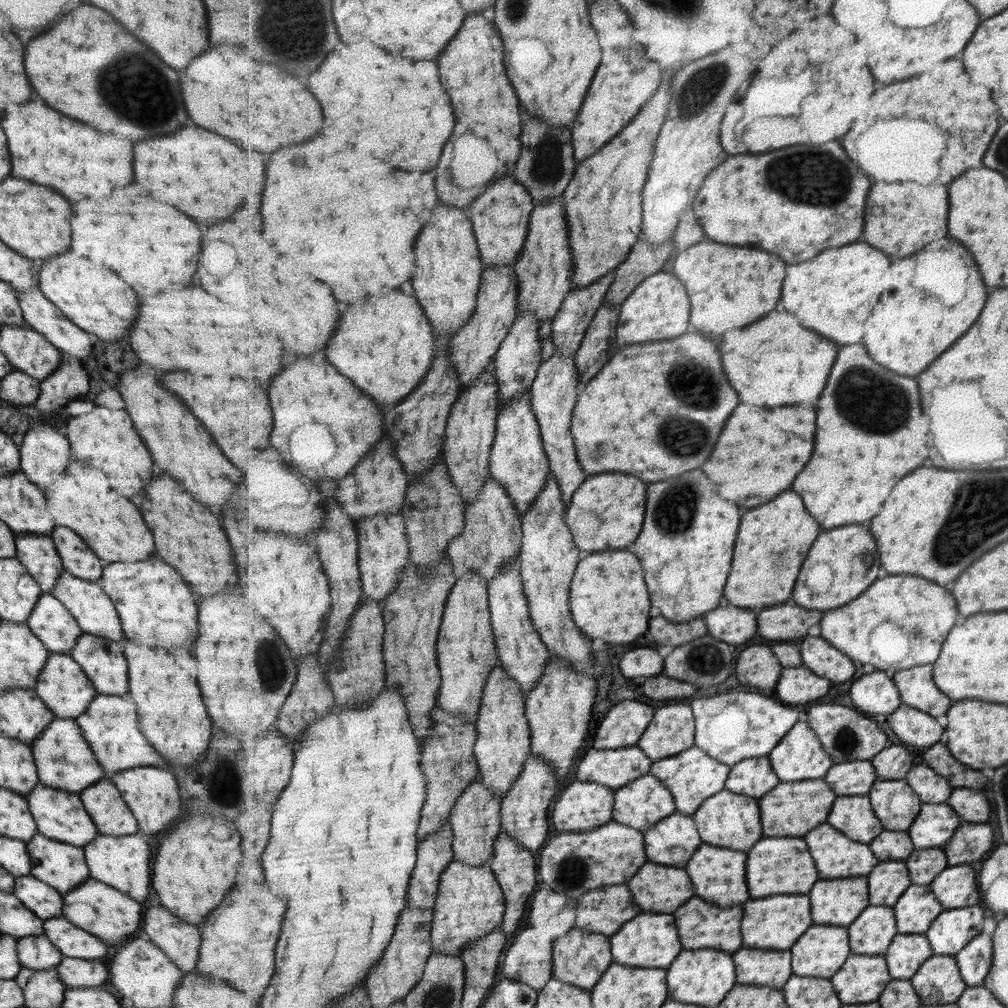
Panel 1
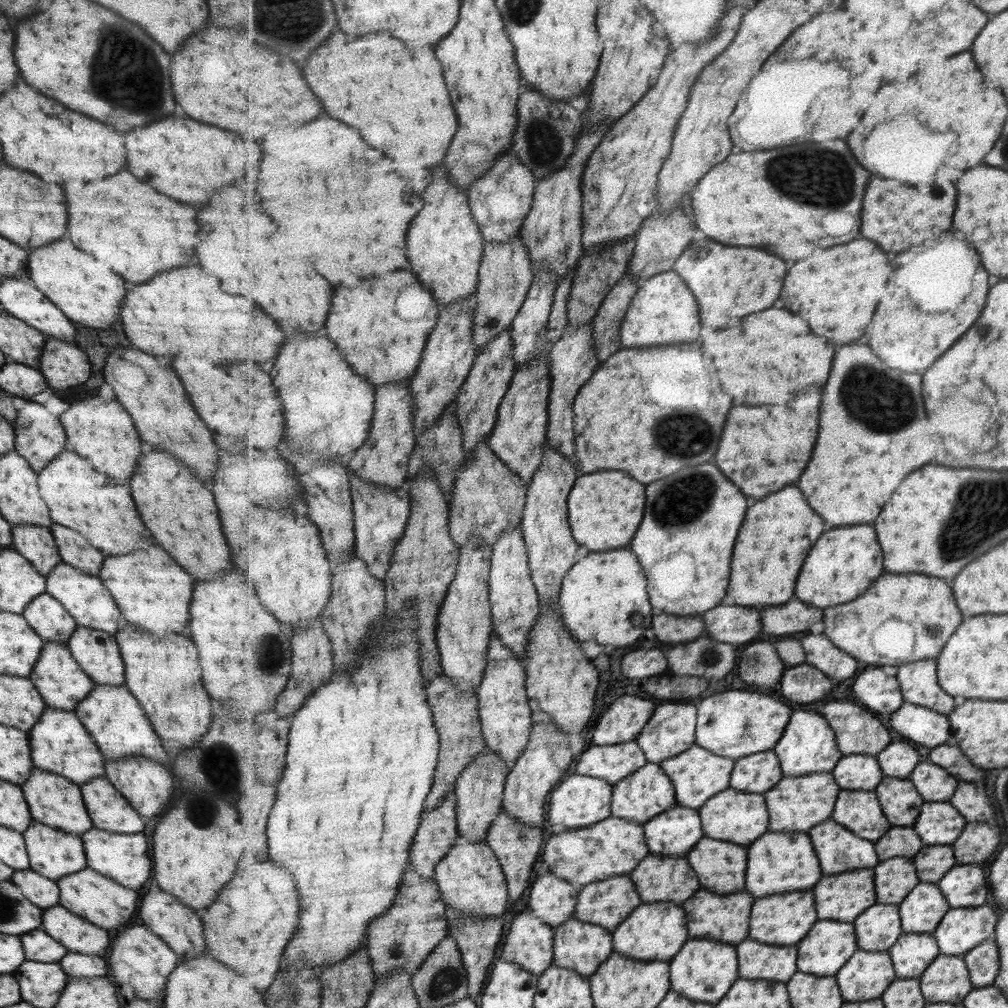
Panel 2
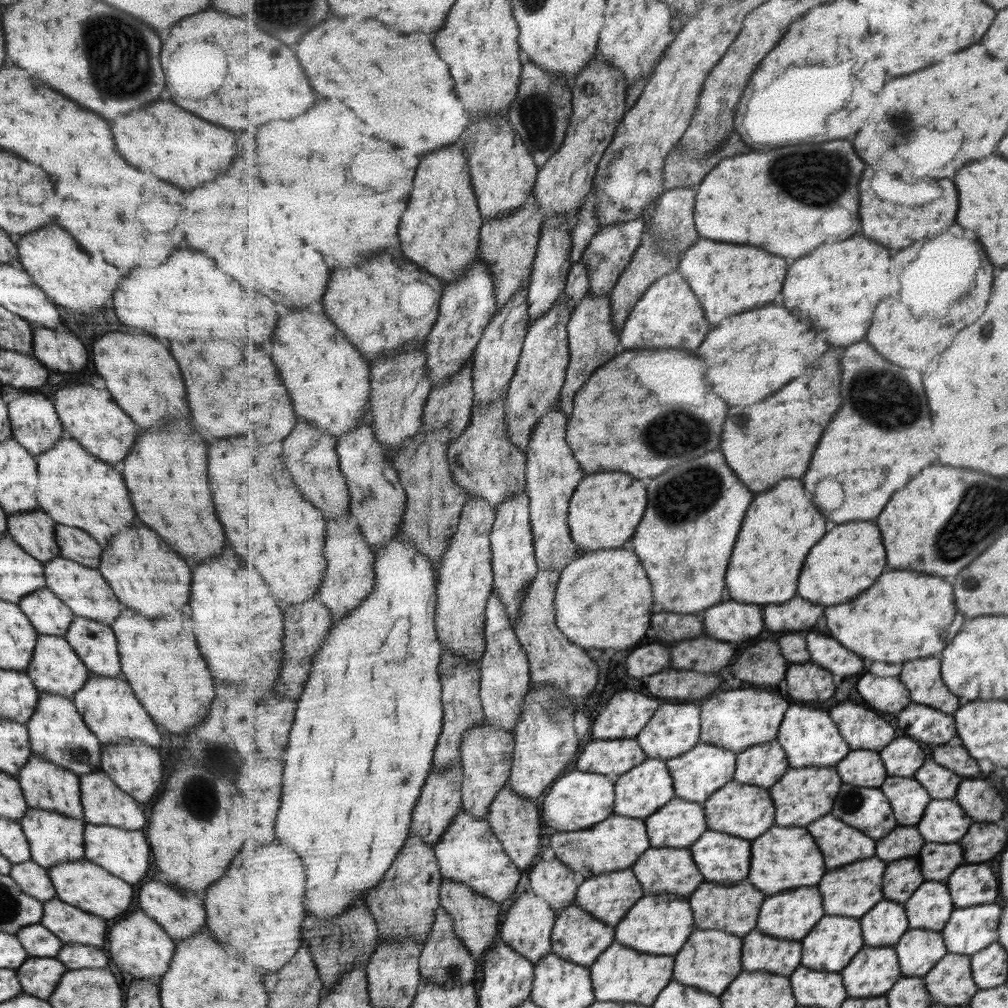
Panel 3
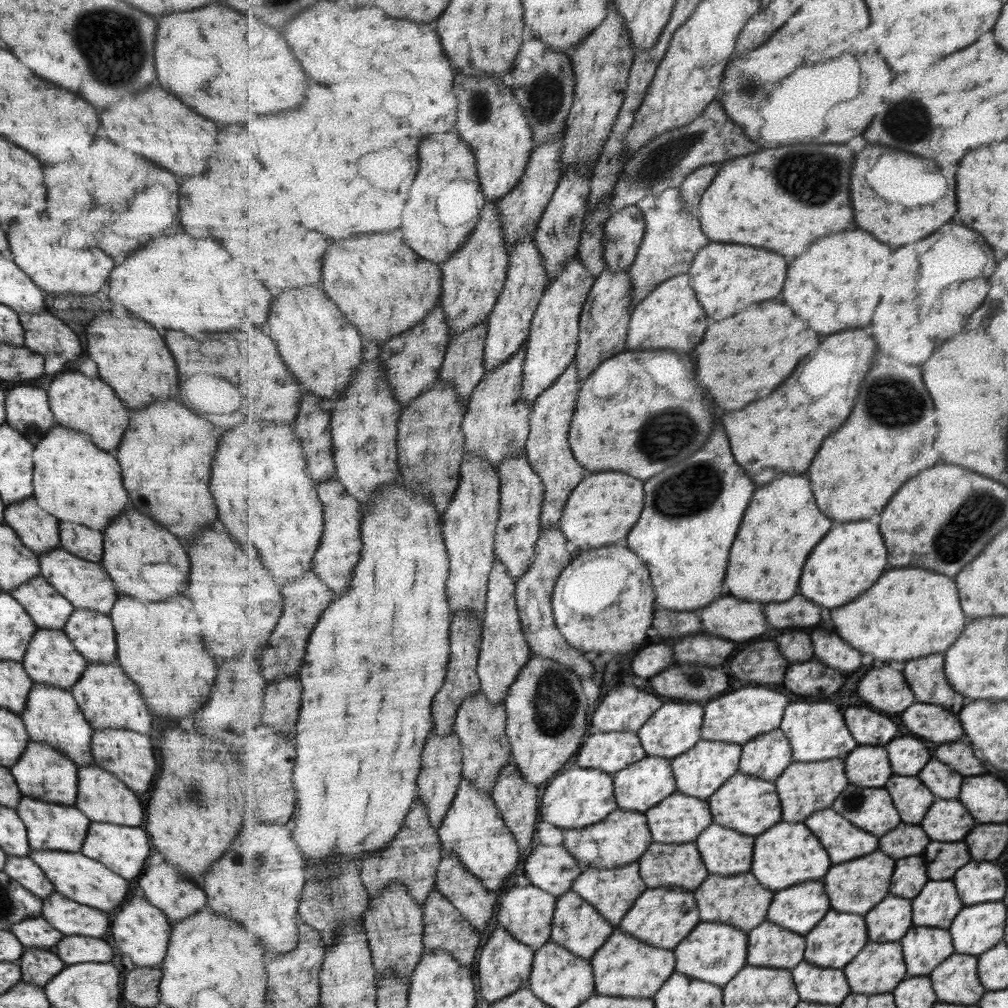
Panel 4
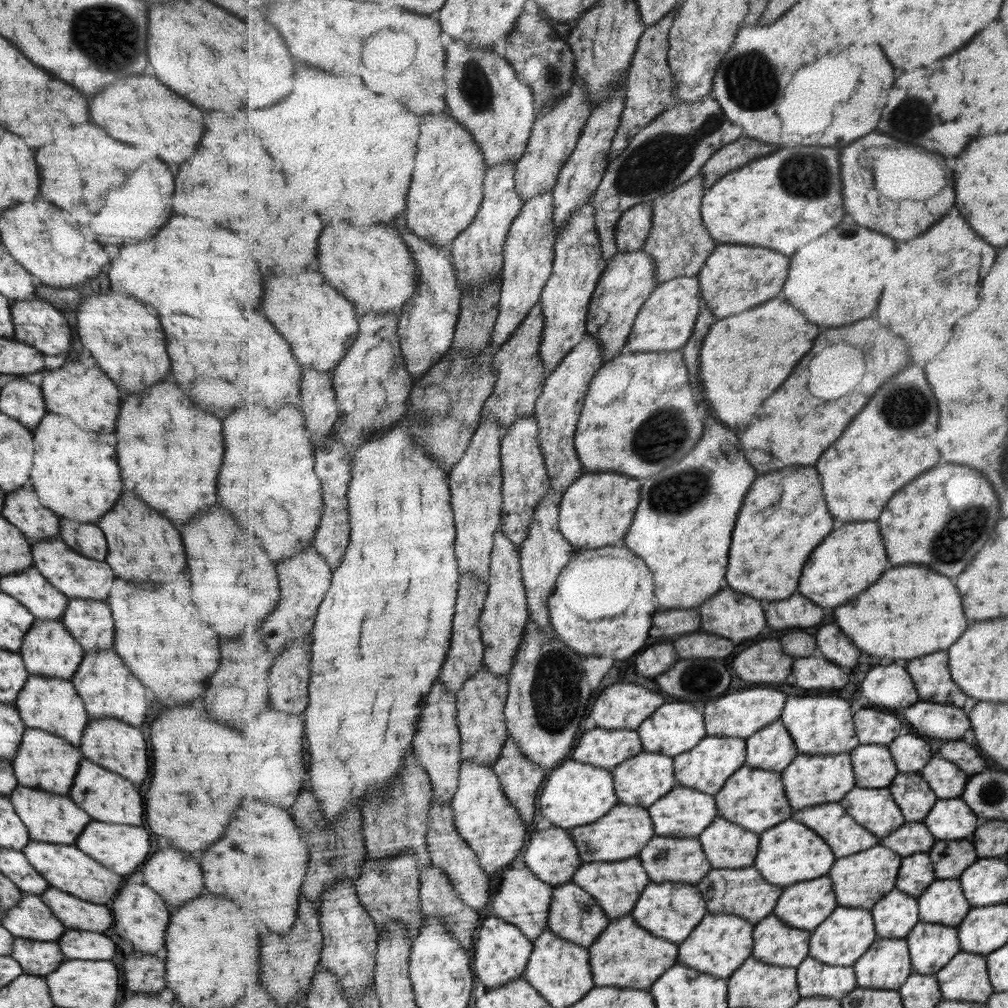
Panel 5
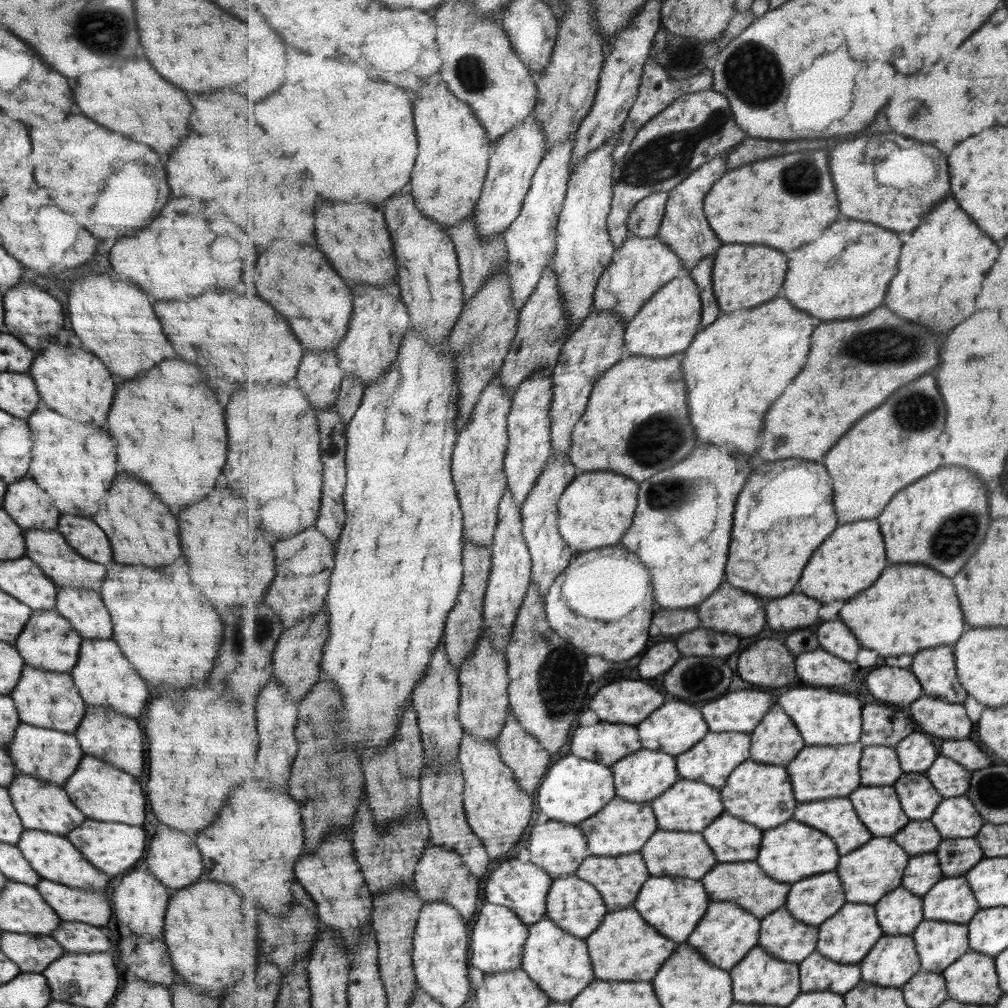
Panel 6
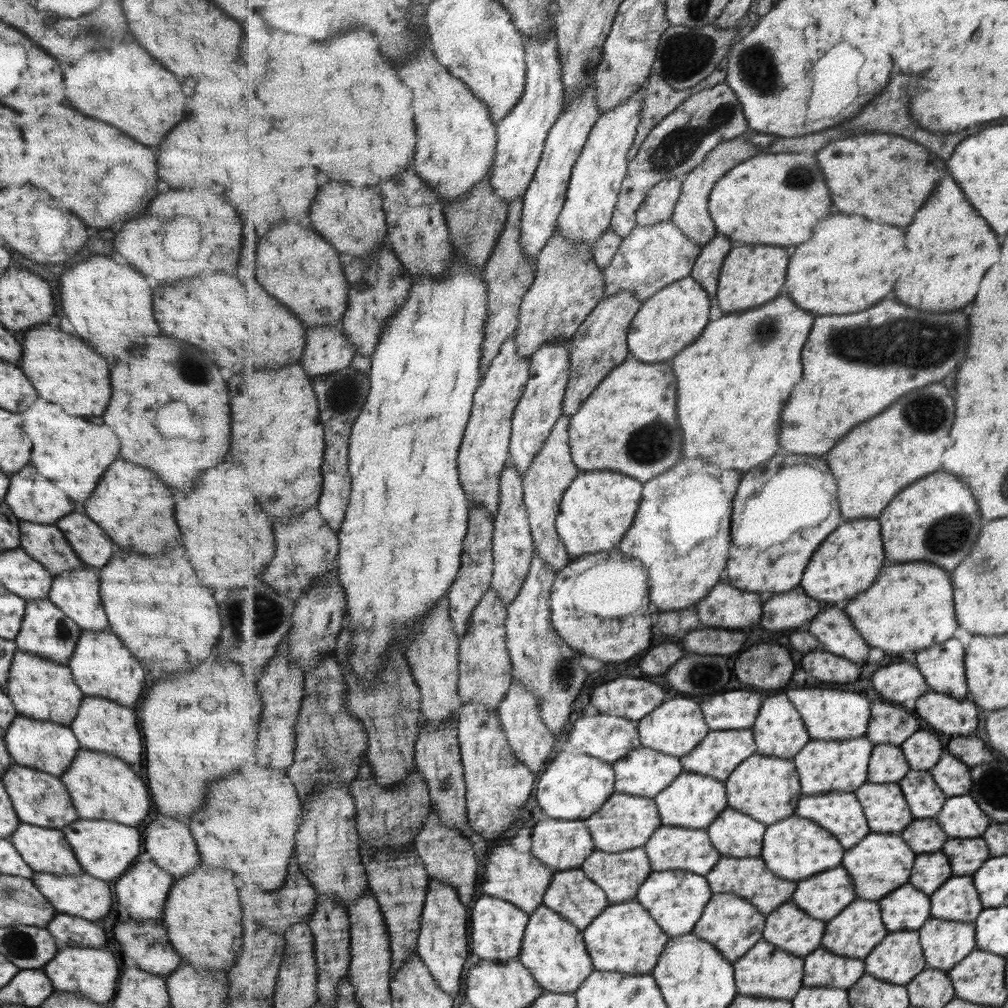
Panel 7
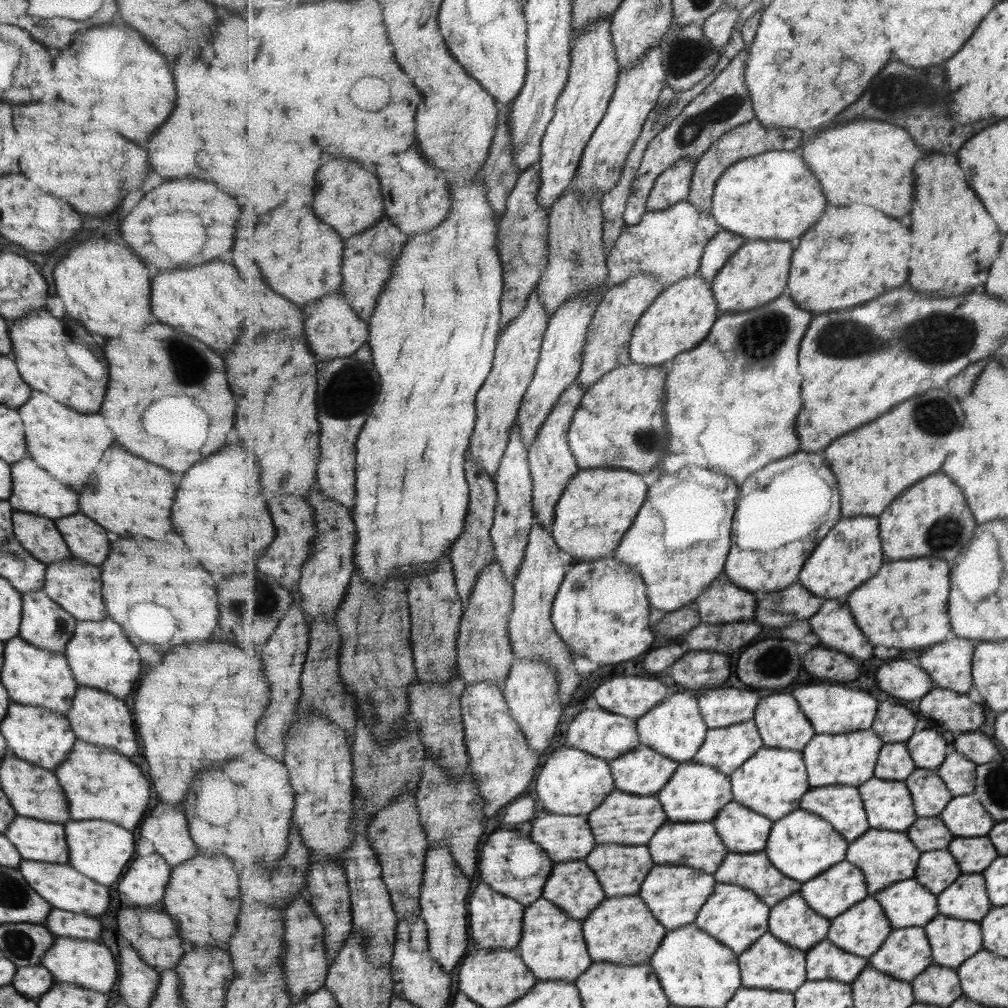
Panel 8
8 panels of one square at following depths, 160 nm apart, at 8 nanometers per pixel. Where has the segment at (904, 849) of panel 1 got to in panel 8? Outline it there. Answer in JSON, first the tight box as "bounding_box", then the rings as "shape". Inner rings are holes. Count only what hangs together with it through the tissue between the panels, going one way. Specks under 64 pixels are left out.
{"bounding_box":[905,816,955,853],"shape":[[[940,816],[918,817],[914,826],[905,832],[918,845],[922,853],[948,849],[955,837]]]}

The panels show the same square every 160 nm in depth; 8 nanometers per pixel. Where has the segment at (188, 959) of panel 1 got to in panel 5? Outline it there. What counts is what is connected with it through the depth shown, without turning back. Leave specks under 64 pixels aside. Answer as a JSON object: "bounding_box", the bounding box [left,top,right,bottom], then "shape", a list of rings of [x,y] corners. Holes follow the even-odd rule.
{"bounding_box":[141,846,203,914],"shape":[[[167,846],[167,848],[163,848],[161,852],[155,852],[155,854],[145,862],[141,874],[143,874],[145,886],[160,896],[160,899],[165,903],[167,911],[171,914],[175,911],[175,908],[183,906],[185,902],[189,902],[189,900],[193,900],[193,898],[197,898],[197,896],[201,894],[203,882],[201,882],[201,870],[199,870],[199,868],[200,867],[191,860],[191,856],[187,856],[185,852],[179,852],[177,848]]]}

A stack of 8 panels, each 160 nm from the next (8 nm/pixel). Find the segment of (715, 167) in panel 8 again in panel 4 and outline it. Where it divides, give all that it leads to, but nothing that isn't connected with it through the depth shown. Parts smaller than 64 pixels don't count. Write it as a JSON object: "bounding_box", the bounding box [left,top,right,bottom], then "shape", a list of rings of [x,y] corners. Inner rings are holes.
{"bounding_box":[630,188,709,311],"shape":[[[670,188],[658,195],[647,195],[636,204],[646,217],[647,232],[637,258],[630,266],[633,283],[631,308],[634,311],[662,282],[690,271],[694,258],[709,244],[697,212],[691,212],[682,201],[680,188]]]}

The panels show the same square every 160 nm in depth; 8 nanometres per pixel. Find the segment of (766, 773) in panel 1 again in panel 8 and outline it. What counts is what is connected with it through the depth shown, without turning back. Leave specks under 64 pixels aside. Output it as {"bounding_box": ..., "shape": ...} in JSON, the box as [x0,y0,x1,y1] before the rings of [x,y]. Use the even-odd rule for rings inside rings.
{"bounding_box":[754,694,816,751],"shape":[[[773,694],[760,700],[754,719],[765,747],[802,751],[816,735],[810,717],[791,694]]]}

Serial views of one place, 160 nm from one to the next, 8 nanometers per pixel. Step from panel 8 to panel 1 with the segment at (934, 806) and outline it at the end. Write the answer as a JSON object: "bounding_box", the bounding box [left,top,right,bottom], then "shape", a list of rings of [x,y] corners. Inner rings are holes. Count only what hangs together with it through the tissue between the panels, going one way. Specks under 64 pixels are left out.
{"bounding_box":[868,779,922,830],"shape":[[[879,779],[868,795],[887,830],[909,830],[922,811],[921,797],[906,780]]]}

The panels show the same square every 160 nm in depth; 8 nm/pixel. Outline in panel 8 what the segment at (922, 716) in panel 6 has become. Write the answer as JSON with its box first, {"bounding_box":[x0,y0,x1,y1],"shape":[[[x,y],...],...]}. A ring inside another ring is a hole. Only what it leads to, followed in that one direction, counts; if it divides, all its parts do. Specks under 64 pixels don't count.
{"bounding_box":[919,686,985,735],"shape":[[[937,686],[920,700],[919,710],[925,718],[935,720],[955,735],[977,730],[985,722],[981,703],[975,704],[965,694]]]}

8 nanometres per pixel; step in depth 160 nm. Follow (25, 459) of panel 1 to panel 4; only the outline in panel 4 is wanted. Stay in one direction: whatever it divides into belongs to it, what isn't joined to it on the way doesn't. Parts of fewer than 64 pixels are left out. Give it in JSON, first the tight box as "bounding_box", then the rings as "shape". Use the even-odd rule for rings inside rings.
{"bounding_box":[5,383,53,445],"shape":[[[31,383],[19,384],[5,394],[5,423],[32,445],[39,443],[53,426],[47,394]]]}

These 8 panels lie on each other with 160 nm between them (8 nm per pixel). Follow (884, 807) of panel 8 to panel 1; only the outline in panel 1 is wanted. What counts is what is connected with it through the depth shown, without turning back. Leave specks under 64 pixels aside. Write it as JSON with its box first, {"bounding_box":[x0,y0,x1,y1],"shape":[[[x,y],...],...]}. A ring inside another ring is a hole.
{"bounding_box":[828,795,885,844],"shape":[[[869,795],[838,798],[828,818],[833,828],[839,828],[845,836],[851,836],[851,840],[863,844],[871,844],[871,841],[885,830],[882,820],[875,814]]]}

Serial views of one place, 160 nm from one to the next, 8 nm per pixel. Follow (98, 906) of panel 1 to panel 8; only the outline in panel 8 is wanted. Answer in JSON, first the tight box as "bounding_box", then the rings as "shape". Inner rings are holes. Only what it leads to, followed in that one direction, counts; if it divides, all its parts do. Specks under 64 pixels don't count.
{"bounding_box":[3,816,67,864],"shape":[[[16,816],[3,834],[20,854],[21,861],[67,864],[67,846],[61,824],[45,824]]]}

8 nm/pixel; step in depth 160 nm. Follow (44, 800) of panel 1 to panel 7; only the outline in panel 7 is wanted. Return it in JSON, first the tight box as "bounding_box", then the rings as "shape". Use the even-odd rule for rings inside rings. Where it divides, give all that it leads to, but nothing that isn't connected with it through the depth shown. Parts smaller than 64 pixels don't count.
{"bounding_box":[3,716,79,778],"shape":[[[16,716],[11,721],[3,740],[13,763],[47,772],[55,778],[59,778],[69,768],[71,760],[75,758],[75,752],[79,750],[77,740],[69,728],[21,716]]]}

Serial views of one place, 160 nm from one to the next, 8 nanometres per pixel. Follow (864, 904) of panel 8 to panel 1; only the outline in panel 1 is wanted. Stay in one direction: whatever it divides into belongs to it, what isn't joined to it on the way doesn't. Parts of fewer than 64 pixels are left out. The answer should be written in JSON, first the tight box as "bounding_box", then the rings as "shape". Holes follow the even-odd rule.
{"bounding_box":[790,926,853,979],"shape":[[[811,926],[790,948],[797,976],[830,979],[853,954],[847,927]]]}

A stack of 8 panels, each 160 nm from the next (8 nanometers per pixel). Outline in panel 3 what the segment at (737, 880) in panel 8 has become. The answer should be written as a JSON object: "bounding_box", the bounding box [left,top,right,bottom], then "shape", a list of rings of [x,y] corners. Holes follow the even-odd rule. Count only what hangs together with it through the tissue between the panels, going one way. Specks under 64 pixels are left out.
{"bounding_box":[688,880,765,937],"shape":[[[743,880],[743,884],[735,884],[735,886],[721,886],[707,881],[693,895],[690,895],[688,900],[695,908],[697,928],[723,930],[735,936],[746,937],[751,930],[756,929],[761,904],[765,902],[765,894],[757,890],[749,880]]]}

